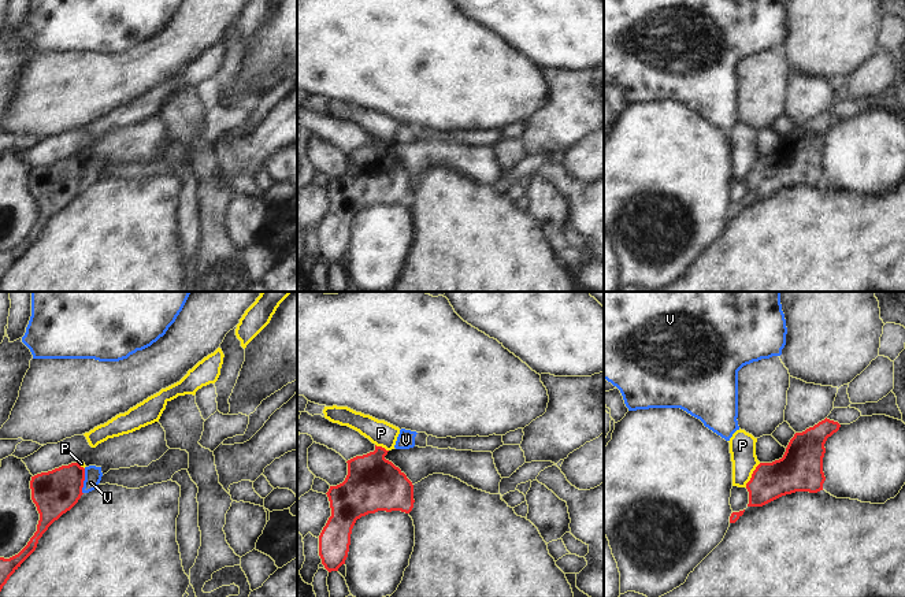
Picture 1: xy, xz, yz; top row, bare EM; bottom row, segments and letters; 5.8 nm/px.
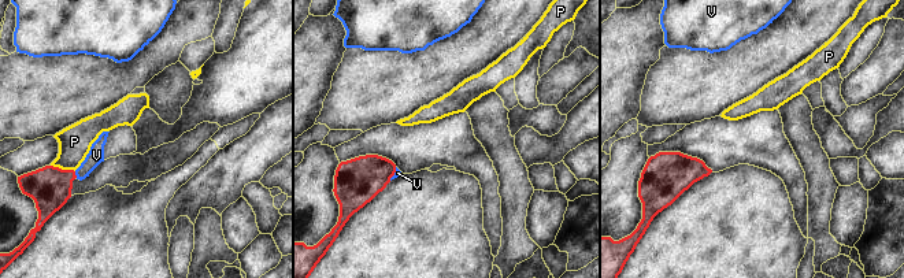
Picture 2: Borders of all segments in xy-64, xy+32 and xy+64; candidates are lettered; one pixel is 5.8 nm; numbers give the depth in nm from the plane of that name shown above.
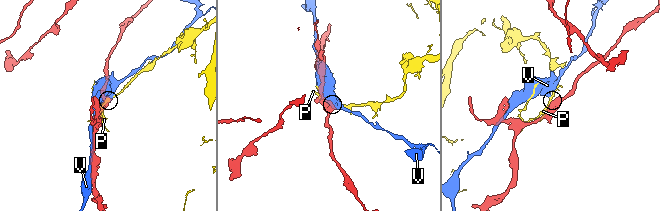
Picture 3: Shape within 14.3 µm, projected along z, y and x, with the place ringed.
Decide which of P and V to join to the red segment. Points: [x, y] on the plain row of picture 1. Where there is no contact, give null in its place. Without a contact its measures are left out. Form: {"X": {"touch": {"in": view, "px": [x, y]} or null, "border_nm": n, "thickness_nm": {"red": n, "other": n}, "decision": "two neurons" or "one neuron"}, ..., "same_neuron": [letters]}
{"P": {"touch": {"in": "yz", "px": [752, 169]}, "border_nm": 170, "thickness_nm": {"red": 220, "other": 160}, "decision": "two neurons"}, "V": {"touch": {"in": "xy", "px": [84, 173]}, "border_nm": 150, "thickness_nm": {"red": 260, "other": 100}, "decision": "two neurons"}, "same_neuron": []}

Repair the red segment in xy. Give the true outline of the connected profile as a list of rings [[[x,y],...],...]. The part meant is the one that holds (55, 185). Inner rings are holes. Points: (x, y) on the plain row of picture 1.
[[[78,156],[31,170],[31,193],[40,207],[37,225],[18,248],[10,252],[0,251],[0,285],[10,270],[36,244],[38,233],[48,220],[78,196],[84,188],[84,174],[85,162]]]

